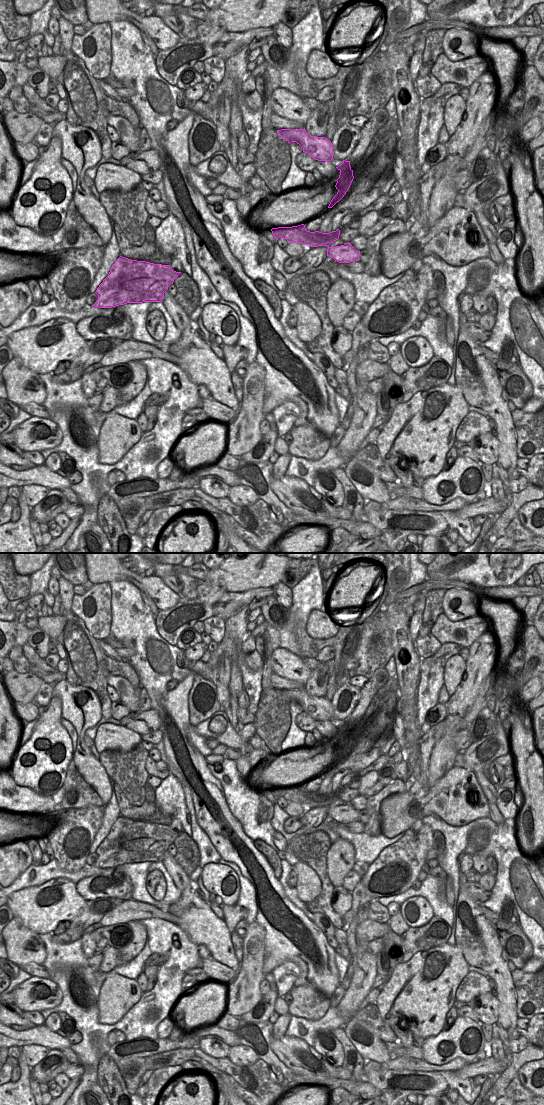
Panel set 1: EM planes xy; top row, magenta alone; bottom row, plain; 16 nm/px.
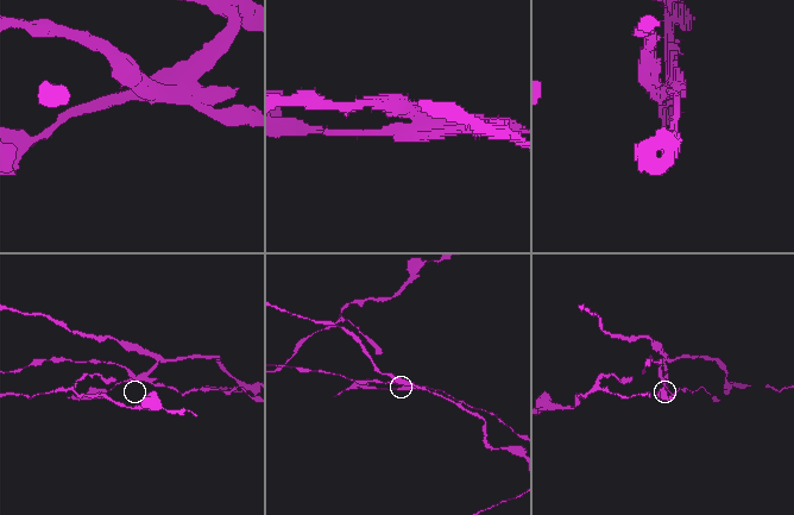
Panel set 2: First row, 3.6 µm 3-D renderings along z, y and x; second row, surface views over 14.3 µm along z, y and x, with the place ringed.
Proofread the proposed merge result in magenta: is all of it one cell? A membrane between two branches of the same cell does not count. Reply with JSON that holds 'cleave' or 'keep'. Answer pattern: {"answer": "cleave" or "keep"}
{"answer": "cleave"}

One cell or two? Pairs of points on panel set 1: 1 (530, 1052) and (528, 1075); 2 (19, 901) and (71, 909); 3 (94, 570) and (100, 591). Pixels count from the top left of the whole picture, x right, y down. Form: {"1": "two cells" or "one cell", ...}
{"1": "two cells", "2": "one cell", "3": "two cells"}

